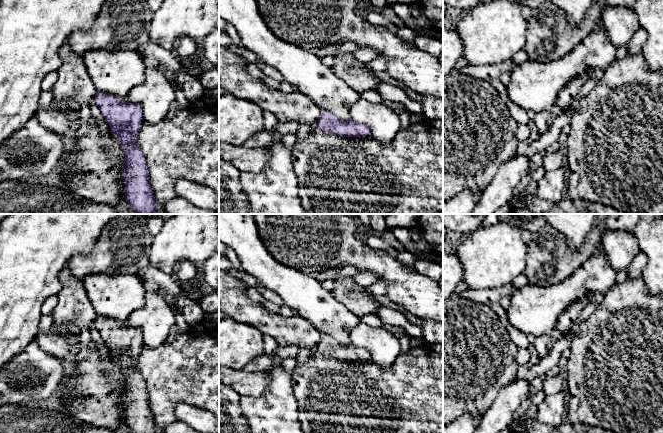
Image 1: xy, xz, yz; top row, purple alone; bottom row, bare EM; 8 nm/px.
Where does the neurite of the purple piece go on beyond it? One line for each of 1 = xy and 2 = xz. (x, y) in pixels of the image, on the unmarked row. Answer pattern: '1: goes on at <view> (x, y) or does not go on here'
1: does not go on here
2: does not go on here

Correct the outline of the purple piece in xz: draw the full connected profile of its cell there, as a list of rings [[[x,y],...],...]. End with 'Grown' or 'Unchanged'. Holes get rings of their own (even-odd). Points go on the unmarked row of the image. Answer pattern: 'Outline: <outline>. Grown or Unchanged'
Outline: [[[321,334],[316,352],[338,360],[358,361],[370,358],[367,349],[352,344],[343,345],[327,335]]]. Unchanged

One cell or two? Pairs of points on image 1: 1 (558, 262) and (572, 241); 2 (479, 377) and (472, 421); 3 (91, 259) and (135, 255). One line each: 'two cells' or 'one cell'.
1: two cells
2: two cells
3: one cell

